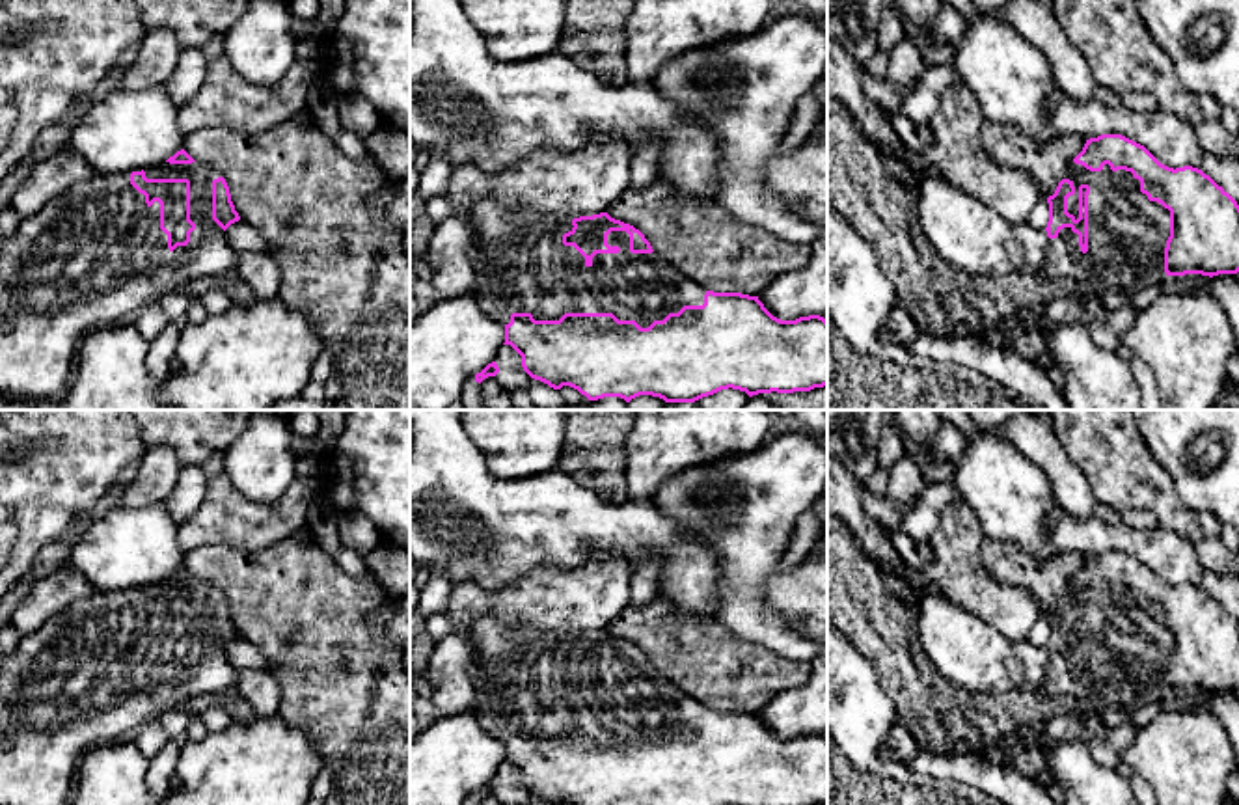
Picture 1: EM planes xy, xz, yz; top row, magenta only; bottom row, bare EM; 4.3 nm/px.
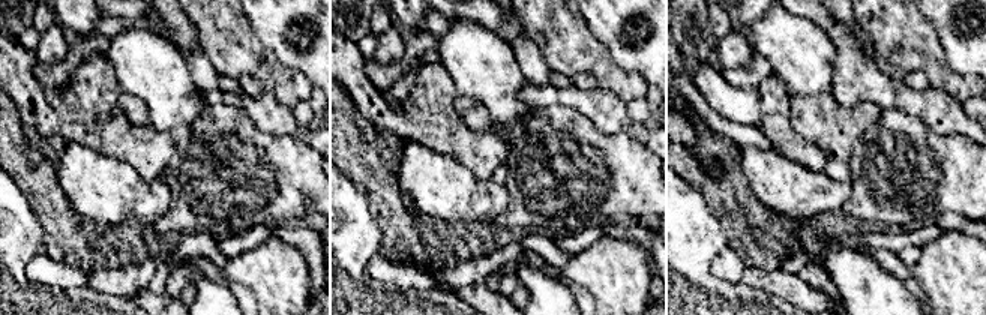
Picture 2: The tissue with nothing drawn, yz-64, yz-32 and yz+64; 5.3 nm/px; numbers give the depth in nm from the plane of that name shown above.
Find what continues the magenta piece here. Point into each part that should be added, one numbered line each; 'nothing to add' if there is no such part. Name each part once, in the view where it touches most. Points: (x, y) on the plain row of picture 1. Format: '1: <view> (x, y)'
1: xy (95, 673)

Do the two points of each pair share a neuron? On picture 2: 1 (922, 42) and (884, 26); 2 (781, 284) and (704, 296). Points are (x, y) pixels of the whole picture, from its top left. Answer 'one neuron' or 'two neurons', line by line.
1: one neuron
2: two neurons

